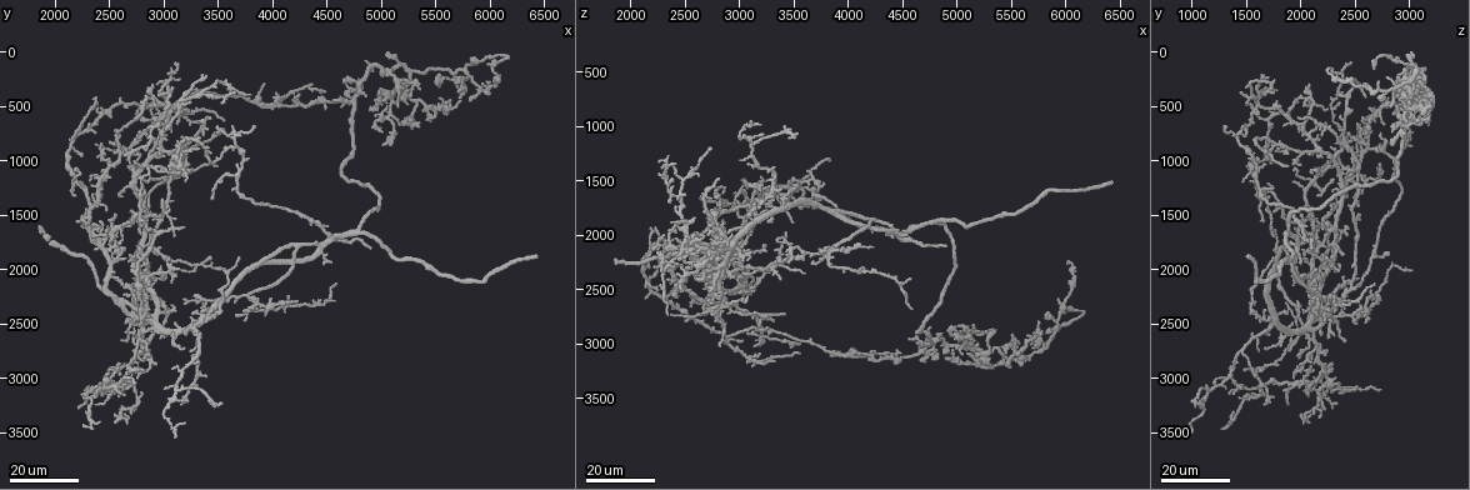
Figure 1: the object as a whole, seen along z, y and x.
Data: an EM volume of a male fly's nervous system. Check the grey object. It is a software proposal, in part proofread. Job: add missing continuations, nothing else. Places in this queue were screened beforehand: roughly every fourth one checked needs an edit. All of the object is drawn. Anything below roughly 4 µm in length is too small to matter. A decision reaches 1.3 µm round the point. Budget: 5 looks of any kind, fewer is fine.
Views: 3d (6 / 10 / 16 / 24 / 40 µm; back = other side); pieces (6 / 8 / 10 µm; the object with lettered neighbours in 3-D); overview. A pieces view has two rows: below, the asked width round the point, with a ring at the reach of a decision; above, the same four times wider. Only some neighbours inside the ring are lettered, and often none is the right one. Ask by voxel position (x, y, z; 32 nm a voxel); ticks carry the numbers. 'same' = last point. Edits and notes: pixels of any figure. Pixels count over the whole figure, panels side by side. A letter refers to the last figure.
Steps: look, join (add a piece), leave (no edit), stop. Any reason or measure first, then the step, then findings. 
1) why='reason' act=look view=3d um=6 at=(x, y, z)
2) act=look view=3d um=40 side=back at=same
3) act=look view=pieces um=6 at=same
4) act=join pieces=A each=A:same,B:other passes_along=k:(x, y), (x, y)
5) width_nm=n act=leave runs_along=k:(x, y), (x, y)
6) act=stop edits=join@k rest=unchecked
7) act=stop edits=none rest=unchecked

act=look view=3d um=24 at=(6400, 1880, 1500)

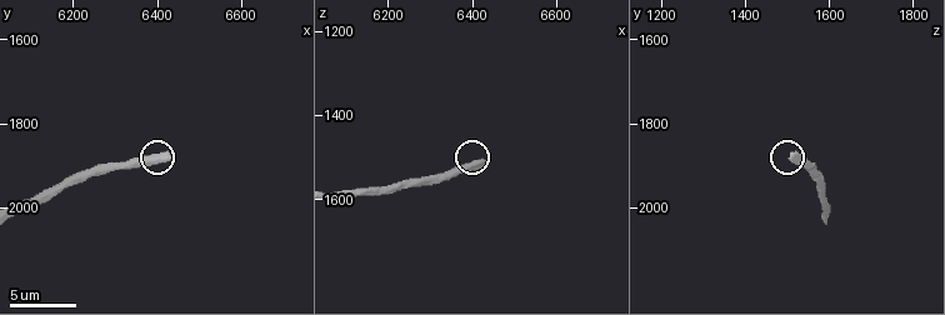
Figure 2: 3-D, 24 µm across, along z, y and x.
act=look view=pieces um=6 at=(6420, 1880, 1505)

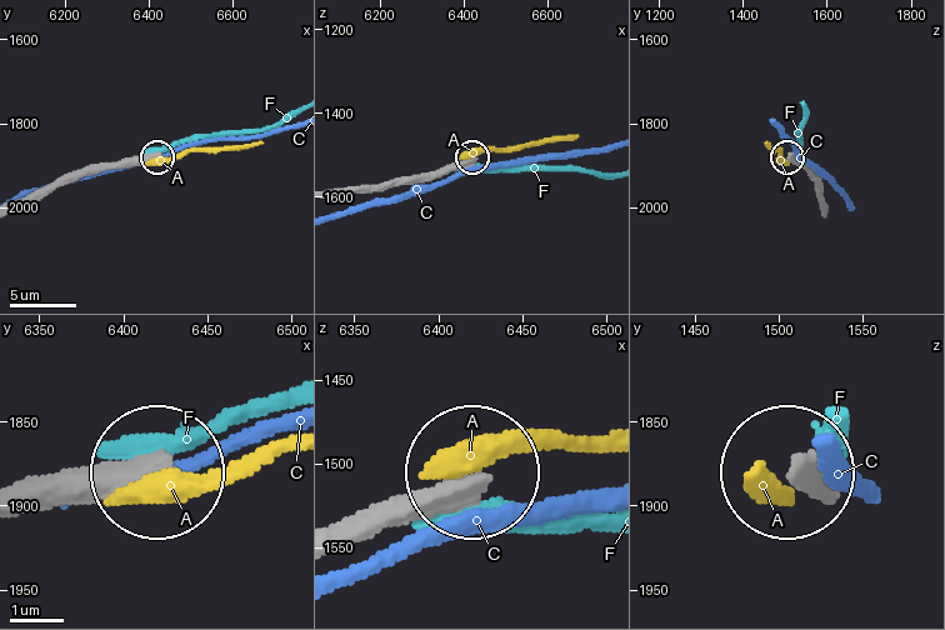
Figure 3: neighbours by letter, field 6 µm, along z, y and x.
act=leave each=A:other,C:other,F:other runs_along=3:(823, 215), (818, 185), (799, 164), (786, 158) found='no lettered piece goes on from it'

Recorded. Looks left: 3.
why='free end' act=look view=3d um=16 at=(4880, 1800, 2100)

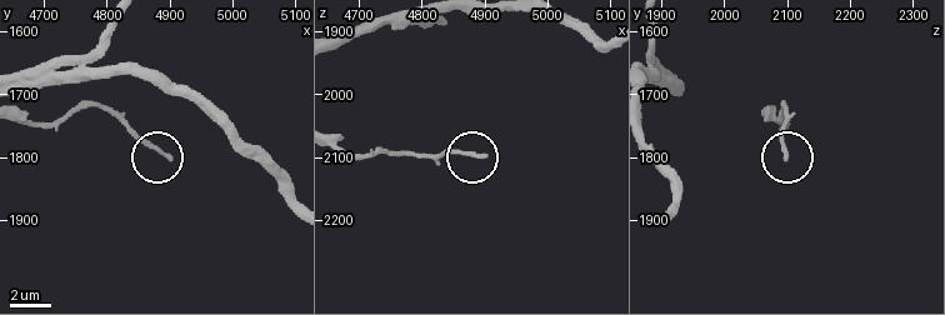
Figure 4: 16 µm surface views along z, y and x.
act=look view=pieces um=8 at=(4900, 1800, 2095)

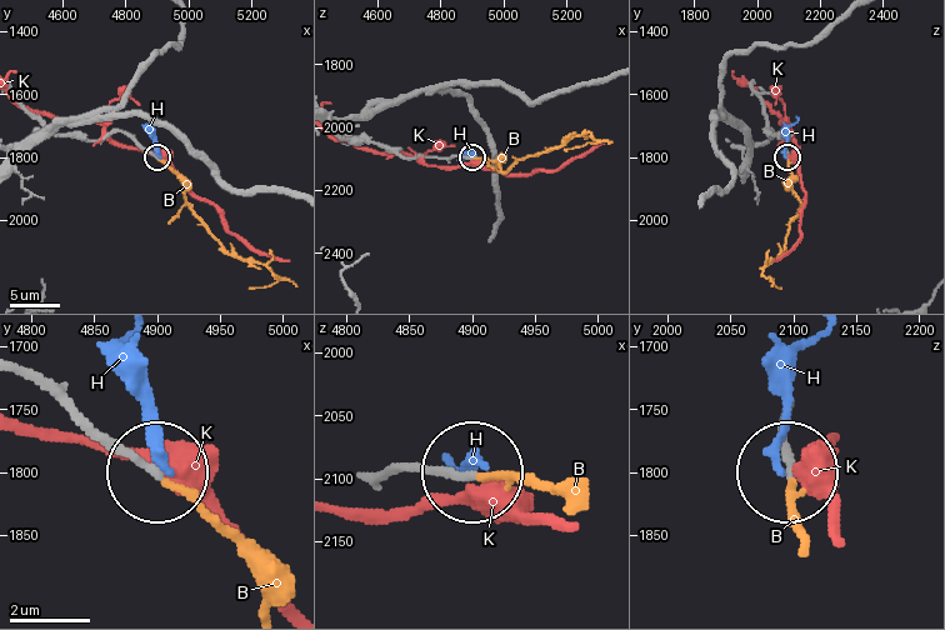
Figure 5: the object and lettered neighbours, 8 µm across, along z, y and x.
act=join pieces=B each=B:same,H:other,K:other passes_along=5:(445, 156), (483, 156), (504, 171), (574, 138), (591, 138) found='it goes on there'

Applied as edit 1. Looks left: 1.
act=stop edits=join@5 rest=unchecked

